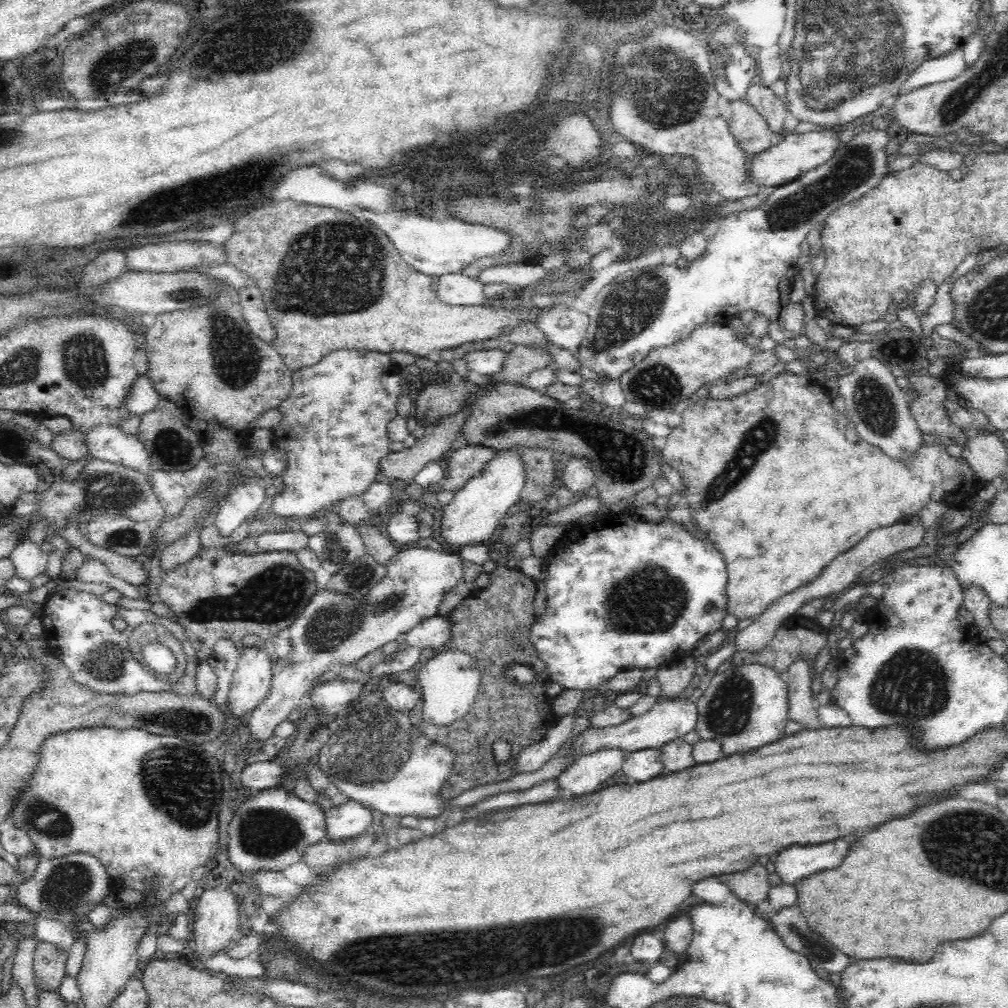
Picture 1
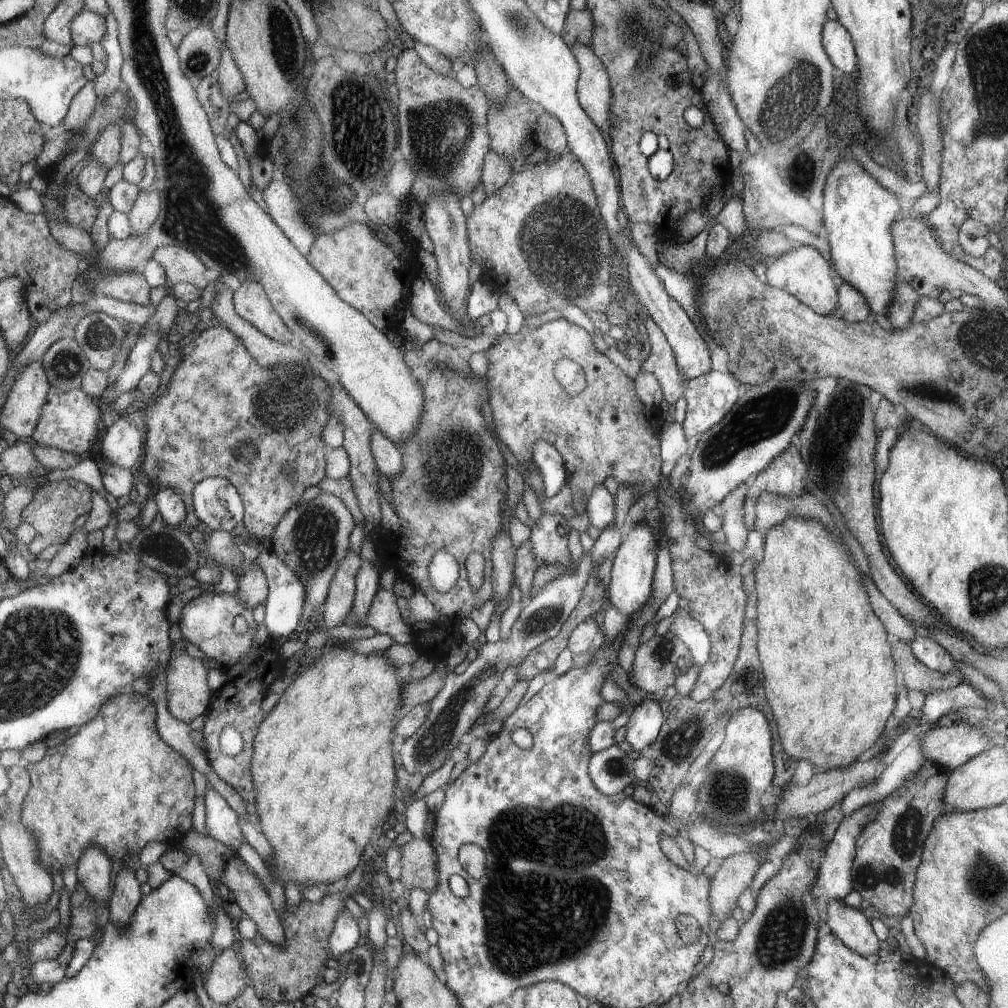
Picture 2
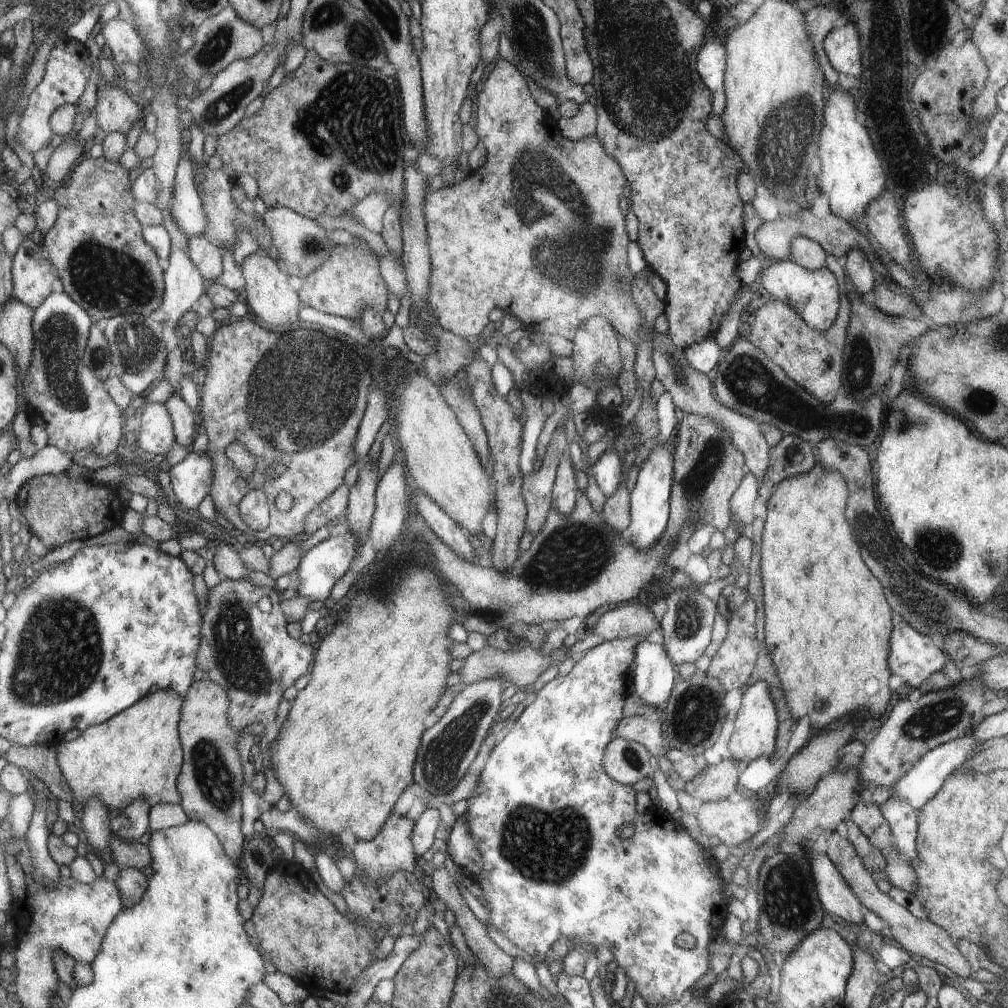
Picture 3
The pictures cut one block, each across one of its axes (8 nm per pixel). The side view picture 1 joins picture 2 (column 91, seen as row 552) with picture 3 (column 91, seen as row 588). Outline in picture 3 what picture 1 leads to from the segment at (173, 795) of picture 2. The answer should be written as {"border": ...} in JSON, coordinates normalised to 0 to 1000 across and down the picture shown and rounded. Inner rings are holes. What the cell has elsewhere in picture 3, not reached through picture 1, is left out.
{"border":[[[158,684],[144,689],[113,713],[90,721],[76,734],[58,740],[59,756],[64,772],[71,780],[74,794],[86,798],[89,792],[99,790],[109,803],[117,804],[118,808],[137,793],[144,793],[150,802],[158,797],[180,797],[180,788],[176,784],[176,775],[183,761],[183,744],[179,732],[180,701],[179,689],[168,684]]]}

